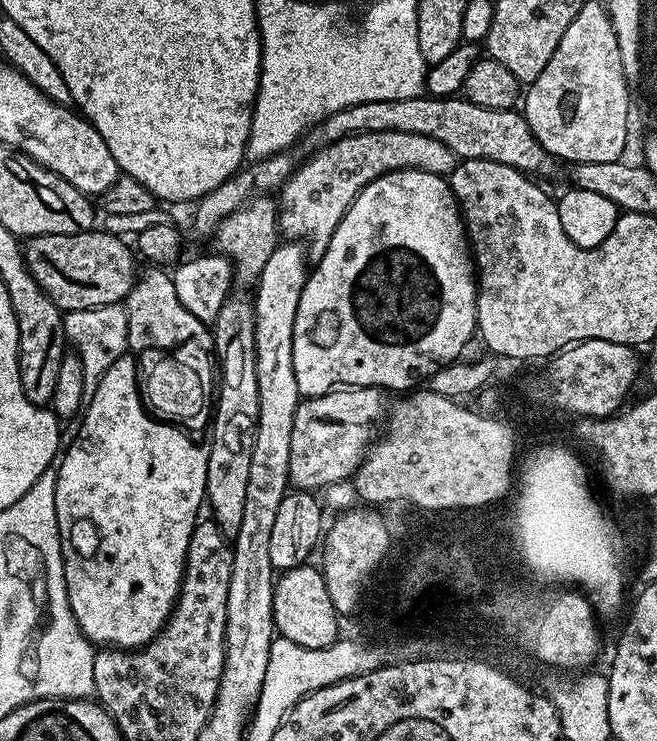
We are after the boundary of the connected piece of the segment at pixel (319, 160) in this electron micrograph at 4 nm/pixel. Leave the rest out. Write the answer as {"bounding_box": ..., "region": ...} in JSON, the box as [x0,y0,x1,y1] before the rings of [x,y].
{"bounding_box":[278,130,458,262],"region":[[[402,130],[367,132],[347,136],[338,142],[313,151],[308,161],[301,163],[278,192],[280,213],[279,235],[292,242],[306,245],[309,261],[318,262],[324,257],[338,222],[354,202],[356,195],[370,182],[391,172],[404,172],[413,168],[447,177],[456,167],[458,158],[438,138],[426,134],[402,134]]]}

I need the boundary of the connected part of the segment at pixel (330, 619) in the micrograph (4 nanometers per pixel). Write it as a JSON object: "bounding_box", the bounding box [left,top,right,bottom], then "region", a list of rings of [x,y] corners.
{"bounding_box":[272,562,341,650],"region":[[[305,562],[297,568],[289,568],[279,573],[275,581],[272,622],[275,631],[290,638],[290,642],[298,642],[298,646],[318,650],[329,648],[341,635],[341,621],[334,610],[334,602],[330,602],[323,571],[319,567],[311,568],[310,565],[311,563]]]}

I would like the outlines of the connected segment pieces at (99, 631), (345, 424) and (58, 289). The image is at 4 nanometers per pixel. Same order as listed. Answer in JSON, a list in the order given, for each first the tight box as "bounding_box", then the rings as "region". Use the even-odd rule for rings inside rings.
[{"bounding_box":[54,354,208,648],"region":[[[125,354],[118,358],[116,362],[101,376],[101,380],[97,384],[97,389],[94,390],[93,397],[86,403],[86,407],[82,412],[82,419],[79,421],[80,429],[76,432],[76,437],[72,440],[72,445],[67,448],[66,451],[59,457],[58,467],[56,468],[56,489],[54,490],[54,506],[56,507],[56,517],[58,518],[58,534],[60,535],[60,549],[62,550],[62,558],[64,559],[64,581],[66,582],[66,594],[68,595],[68,601],[70,602],[70,610],[72,616],[76,619],[76,624],[82,630],[82,634],[88,640],[91,640],[93,645],[96,646],[111,646],[114,648],[143,648],[144,645],[149,644],[160,631],[163,630],[165,622],[168,620],[168,615],[172,612],[173,606],[176,604],[176,599],[180,593],[180,583],[184,577],[184,563],[186,562],[186,554],[188,553],[188,547],[190,546],[190,534],[196,529],[198,515],[196,511],[199,510],[200,504],[205,503],[206,500],[206,470],[208,469],[208,450],[202,443],[195,444],[191,440],[193,438],[183,427],[177,426],[172,422],[165,422],[160,418],[153,418],[146,411],[144,404],[141,401],[140,396],[137,393],[136,387],[136,361],[131,355]]]},{"bounding_box":[289,386,385,490],"region":[[[341,386],[321,396],[301,399],[294,414],[294,430],[290,434],[289,481],[300,490],[325,490],[331,484],[342,484],[353,477],[366,455],[370,441],[377,435],[376,423],[385,419],[384,396],[385,393],[378,388]]]},{"bounding_box":[24,230,138,314],"region":[[[99,230],[82,234],[42,234],[24,244],[24,257],[30,274],[34,274],[34,282],[42,286],[44,293],[65,314],[127,301],[138,279],[137,257],[129,245],[128,248],[118,237]]]}]

